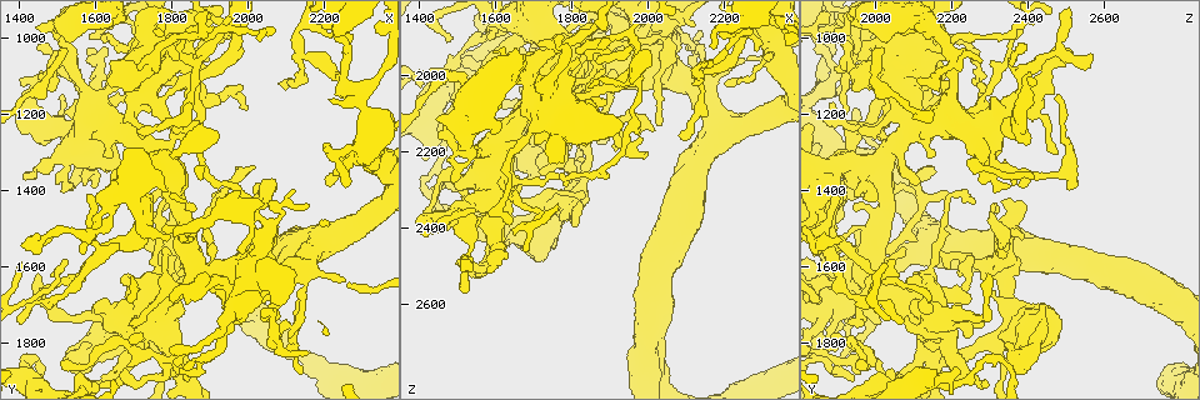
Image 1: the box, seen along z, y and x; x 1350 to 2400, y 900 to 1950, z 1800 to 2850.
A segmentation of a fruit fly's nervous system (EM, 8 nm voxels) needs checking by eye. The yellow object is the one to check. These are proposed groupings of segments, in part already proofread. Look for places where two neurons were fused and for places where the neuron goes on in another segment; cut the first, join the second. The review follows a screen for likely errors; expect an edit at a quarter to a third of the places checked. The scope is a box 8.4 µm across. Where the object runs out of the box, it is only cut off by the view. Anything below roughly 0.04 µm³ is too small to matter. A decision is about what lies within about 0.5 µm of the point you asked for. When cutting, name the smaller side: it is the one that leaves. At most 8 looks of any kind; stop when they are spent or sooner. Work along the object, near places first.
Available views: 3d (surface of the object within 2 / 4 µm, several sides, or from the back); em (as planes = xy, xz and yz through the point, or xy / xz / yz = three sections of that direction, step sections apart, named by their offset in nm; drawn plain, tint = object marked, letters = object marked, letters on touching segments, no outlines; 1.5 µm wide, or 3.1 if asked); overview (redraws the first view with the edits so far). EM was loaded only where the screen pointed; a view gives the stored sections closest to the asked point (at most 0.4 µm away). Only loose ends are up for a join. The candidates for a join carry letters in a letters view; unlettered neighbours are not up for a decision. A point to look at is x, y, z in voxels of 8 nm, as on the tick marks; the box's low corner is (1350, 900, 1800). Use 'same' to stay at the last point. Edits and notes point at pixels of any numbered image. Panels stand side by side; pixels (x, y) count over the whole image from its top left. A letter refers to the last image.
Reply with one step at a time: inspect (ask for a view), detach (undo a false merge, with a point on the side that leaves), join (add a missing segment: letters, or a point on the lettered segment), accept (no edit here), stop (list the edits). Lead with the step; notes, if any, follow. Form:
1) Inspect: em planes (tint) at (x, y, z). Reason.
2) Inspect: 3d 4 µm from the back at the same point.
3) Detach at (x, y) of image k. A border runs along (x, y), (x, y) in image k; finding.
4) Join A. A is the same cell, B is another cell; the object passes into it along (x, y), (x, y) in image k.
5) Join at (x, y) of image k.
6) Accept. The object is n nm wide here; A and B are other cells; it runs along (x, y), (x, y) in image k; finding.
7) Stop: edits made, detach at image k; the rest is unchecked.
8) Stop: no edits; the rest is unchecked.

Inspect: 3d 2 µm from the back at (1490, 1525, 1895). Tapers out.

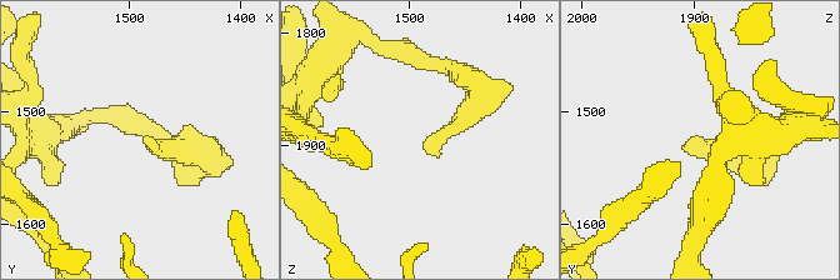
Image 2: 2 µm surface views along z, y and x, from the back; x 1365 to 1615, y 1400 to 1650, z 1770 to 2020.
Inspect: em yz step 4 (tint) at (1484, 1522, 1898). Shape alone is not enough.

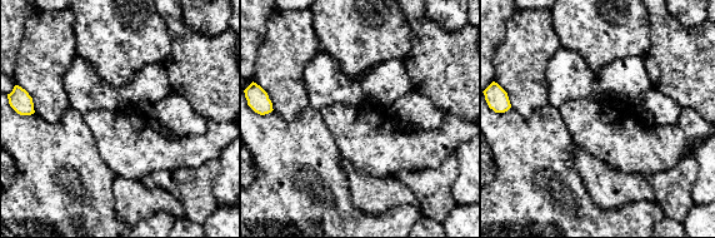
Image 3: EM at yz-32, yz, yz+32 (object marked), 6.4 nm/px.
Inspect: em planes (letters) at the same point. Another direction.

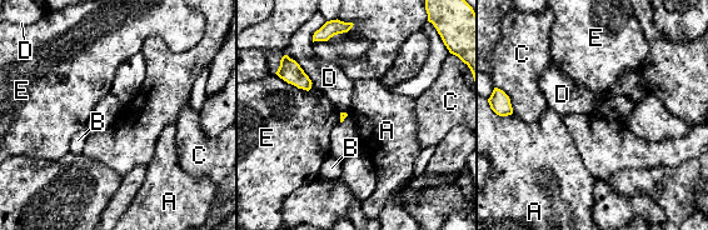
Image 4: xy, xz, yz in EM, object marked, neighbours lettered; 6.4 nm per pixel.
Accept. The longest contact is with D, 260 nm; A, B, C, D and E are other cells; a border runs along (275, 73), (298, 88), (312, 88) in image 4; no lettered segment goes on from it.

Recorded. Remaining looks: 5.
Inspect: em planes (letters) at (1525, 1840, 1955). Tapers out.

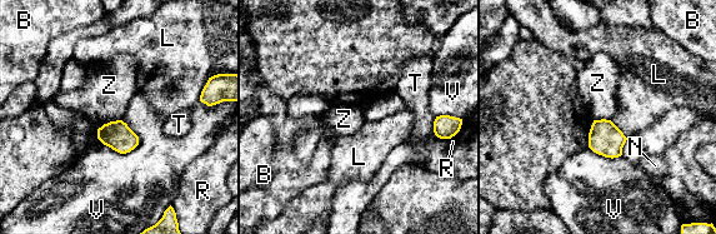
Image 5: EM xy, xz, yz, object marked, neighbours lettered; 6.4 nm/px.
Accept. The object is 180 nm wide here; B, L, N, R, T, V and Z are other cells; a border runs along (120, 119), (104, 123), (98, 129) in image 5; none of them fits.

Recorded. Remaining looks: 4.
Inspect: em xz step 4 (plain) at (2085, 1495, 1940). Stops while still wide.

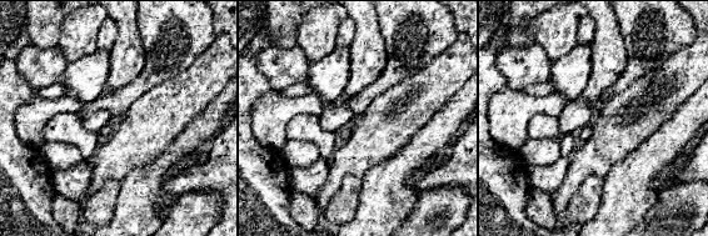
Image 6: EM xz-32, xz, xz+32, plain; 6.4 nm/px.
Inspect: em xz step 4 (letters) at the same point. What lies round it.

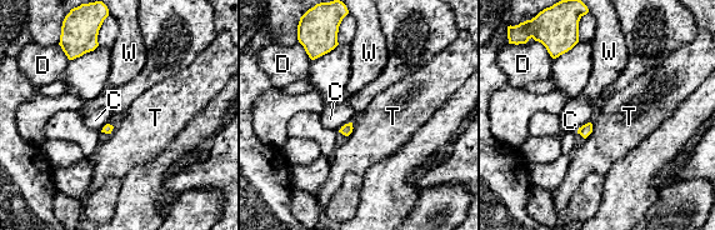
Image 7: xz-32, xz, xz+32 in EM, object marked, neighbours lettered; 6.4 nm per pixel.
Accept. C, D, T and W are other cells; no lettered segment goes on from it.

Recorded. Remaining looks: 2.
Stop: no edits; the rest is unchecked.

